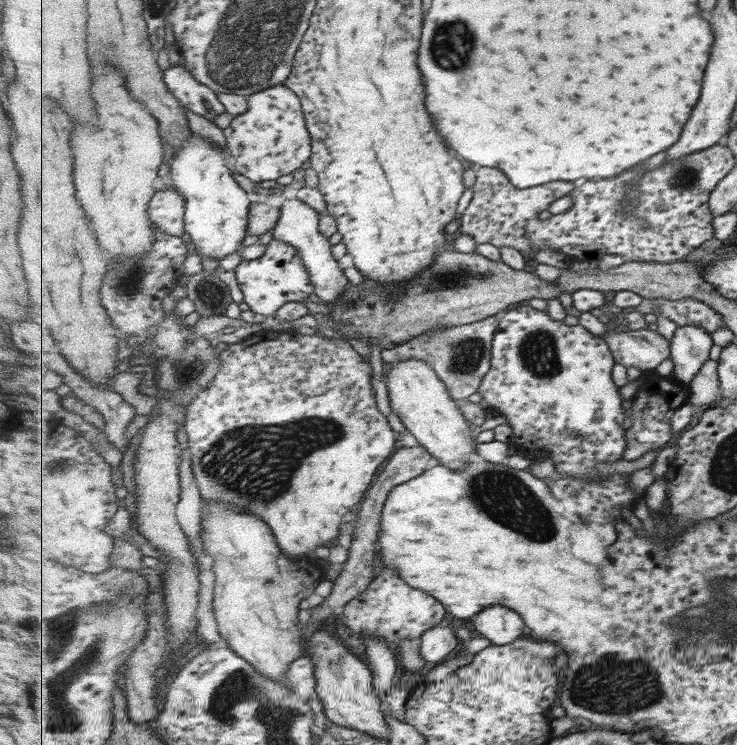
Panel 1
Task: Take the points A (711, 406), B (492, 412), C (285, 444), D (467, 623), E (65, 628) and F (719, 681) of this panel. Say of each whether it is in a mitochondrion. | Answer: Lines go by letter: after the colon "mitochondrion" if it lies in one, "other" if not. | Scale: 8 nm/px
A: other
B: other
C: mitochondrion
D: other
E: mitochondrion
F: other

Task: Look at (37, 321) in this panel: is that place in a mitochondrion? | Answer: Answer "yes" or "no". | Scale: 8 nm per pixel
no

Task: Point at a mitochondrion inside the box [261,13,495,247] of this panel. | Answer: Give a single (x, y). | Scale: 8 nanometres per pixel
(452, 44)

